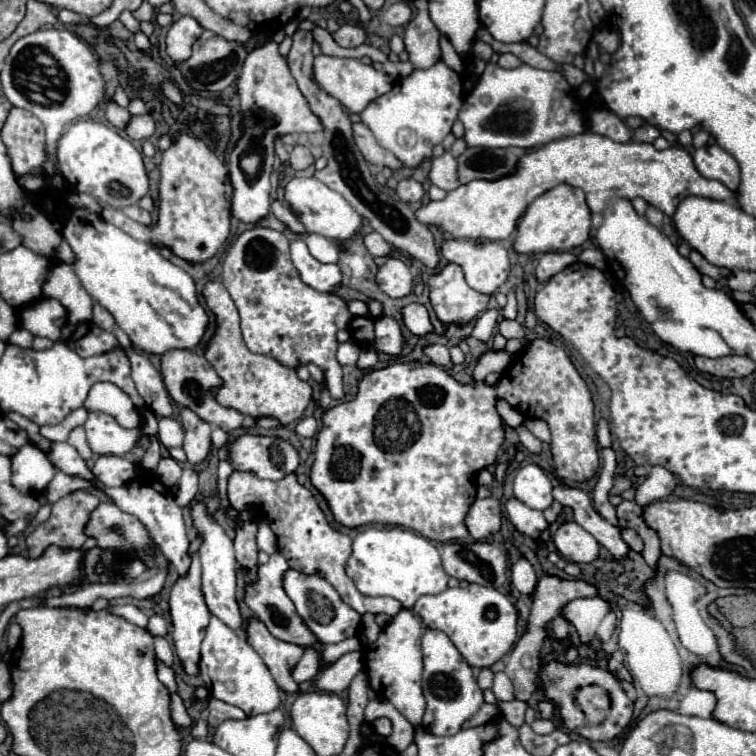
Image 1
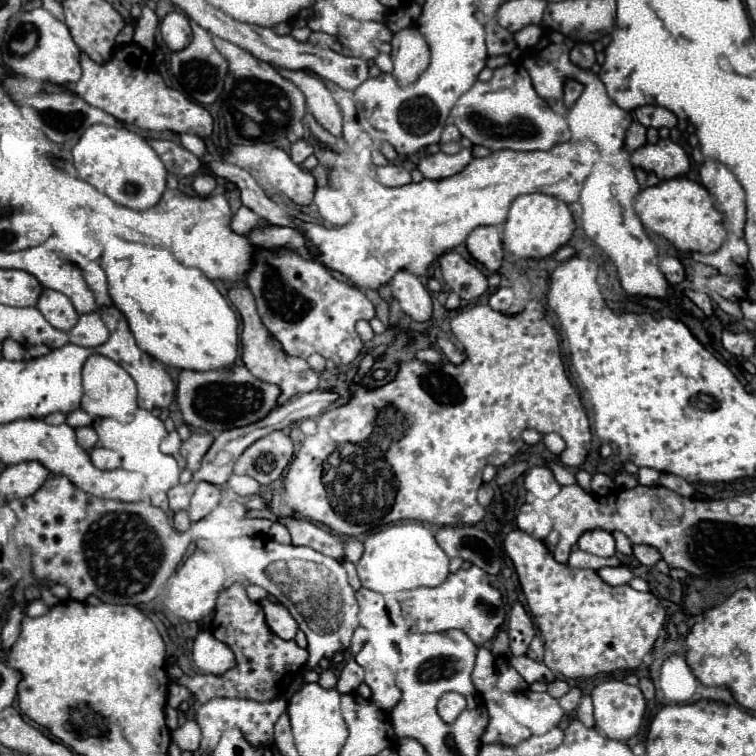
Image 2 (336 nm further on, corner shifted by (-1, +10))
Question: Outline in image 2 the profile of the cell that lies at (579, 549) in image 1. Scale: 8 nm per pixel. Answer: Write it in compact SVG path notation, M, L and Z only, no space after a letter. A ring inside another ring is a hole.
M590 530L590 532L584 532L580 536L580 540L578 540L578 548L584 550L584 552L590 552L594 556L604 556L604 558L610 558L610 556L616 554L614 538L606 530Z

